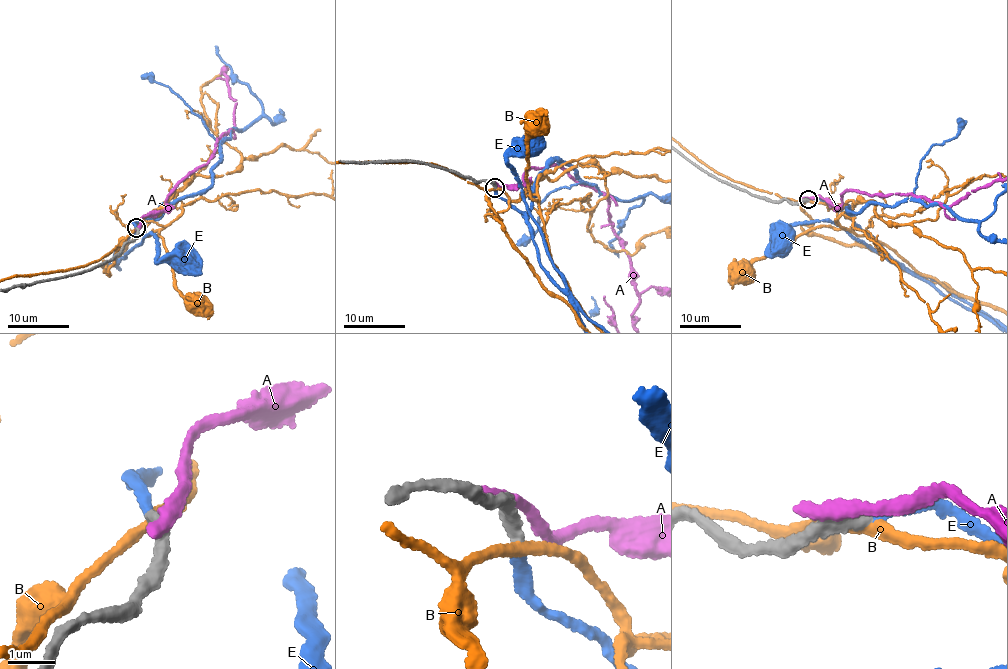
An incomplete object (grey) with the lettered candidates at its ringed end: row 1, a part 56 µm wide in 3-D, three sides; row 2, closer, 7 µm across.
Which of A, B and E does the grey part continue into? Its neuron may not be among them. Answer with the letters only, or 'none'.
E

